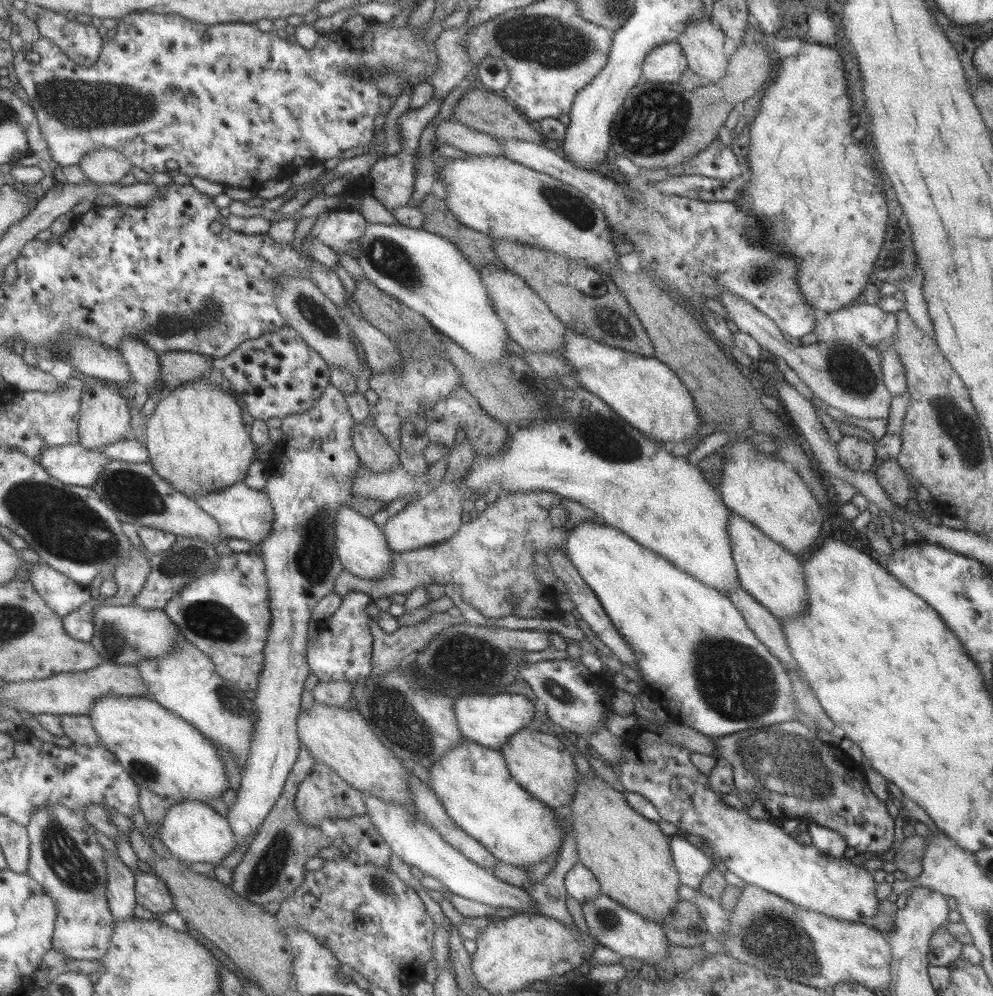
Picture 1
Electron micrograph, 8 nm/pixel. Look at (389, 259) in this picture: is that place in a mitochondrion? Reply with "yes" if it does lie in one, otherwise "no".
yes

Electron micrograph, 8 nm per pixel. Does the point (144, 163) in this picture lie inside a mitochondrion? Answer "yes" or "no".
no

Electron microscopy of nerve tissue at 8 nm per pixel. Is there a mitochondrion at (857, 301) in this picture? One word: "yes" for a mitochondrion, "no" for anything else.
no

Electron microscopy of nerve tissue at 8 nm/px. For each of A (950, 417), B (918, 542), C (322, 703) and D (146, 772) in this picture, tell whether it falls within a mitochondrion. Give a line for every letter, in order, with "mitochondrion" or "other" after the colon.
A: mitochondrion
B: other
C: other
D: mitochondrion

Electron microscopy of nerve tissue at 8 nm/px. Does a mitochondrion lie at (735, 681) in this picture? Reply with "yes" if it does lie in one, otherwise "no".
yes

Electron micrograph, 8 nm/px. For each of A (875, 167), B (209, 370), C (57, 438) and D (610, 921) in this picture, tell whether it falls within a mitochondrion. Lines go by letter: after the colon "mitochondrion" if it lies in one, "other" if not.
A: other
B: other
C: other
D: mitochondrion

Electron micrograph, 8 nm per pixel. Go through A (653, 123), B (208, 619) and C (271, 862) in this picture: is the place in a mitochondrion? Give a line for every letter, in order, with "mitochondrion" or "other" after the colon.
A: mitochondrion
B: mitochondrion
C: mitochondrion

